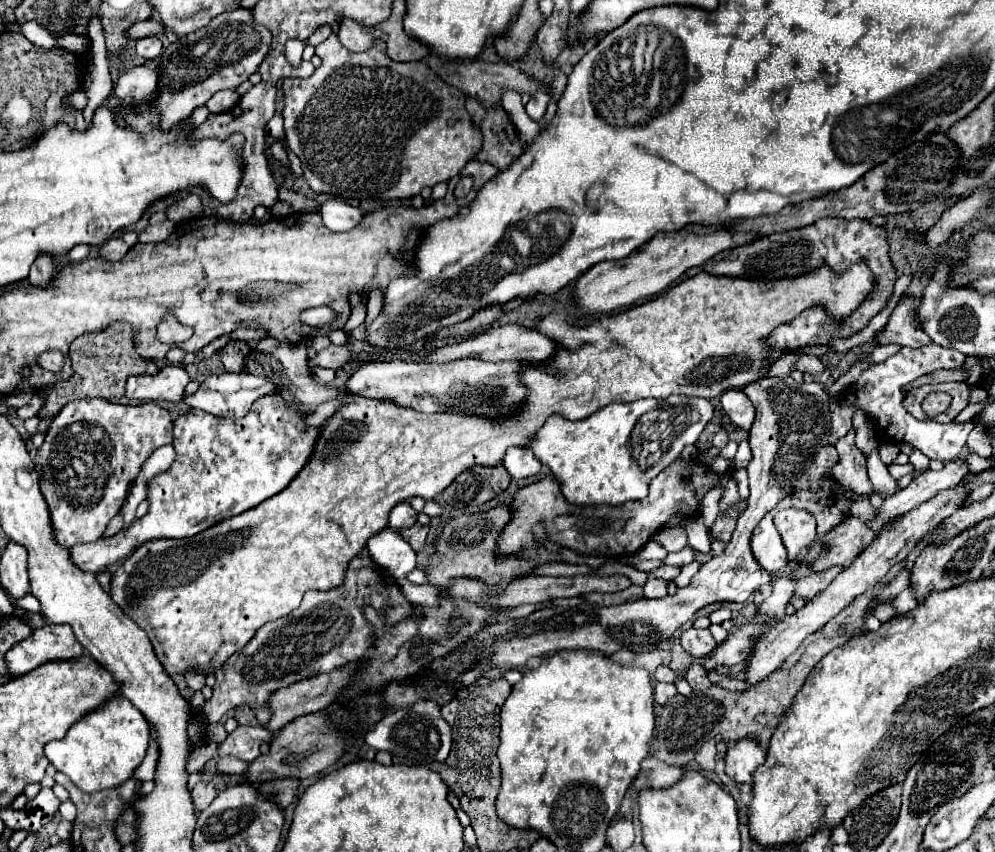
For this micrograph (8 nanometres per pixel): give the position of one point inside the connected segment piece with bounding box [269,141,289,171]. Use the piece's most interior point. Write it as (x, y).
(277, 150)

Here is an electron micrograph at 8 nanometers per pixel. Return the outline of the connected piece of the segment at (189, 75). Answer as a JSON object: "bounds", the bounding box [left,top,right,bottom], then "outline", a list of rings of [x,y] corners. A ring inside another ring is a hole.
{"bounds":[155,9,271,129],"outline":[[[249,9],[221,13],[211,21],[211,25],[189,33],[189,37],[181,37],[181,41],[173,39],[161,53],[165,57],[159,57],[159,63],[165,65],[159,67],[159,97],[155,103],[161,111],[161,129],[171,129],[175,123],[187,119],[217,91],[235,91],[243,81],[249,79],[249,75],[257,71],[269,49],[271,33],[253,21]]]}

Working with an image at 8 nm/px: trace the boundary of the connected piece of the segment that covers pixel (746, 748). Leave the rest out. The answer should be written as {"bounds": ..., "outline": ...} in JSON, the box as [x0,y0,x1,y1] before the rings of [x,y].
{"bounds":[725,737,765,783],"outline":[[[755,737],[737,739],[733,747],[727,749],[725,757],[725,773],[737,783],[749,783],[753,779],[753,771],[763,765],[765,749],[759,745]]]}

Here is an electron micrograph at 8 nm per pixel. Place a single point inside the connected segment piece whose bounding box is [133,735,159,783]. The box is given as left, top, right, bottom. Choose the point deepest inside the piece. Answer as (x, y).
(145, 771)

